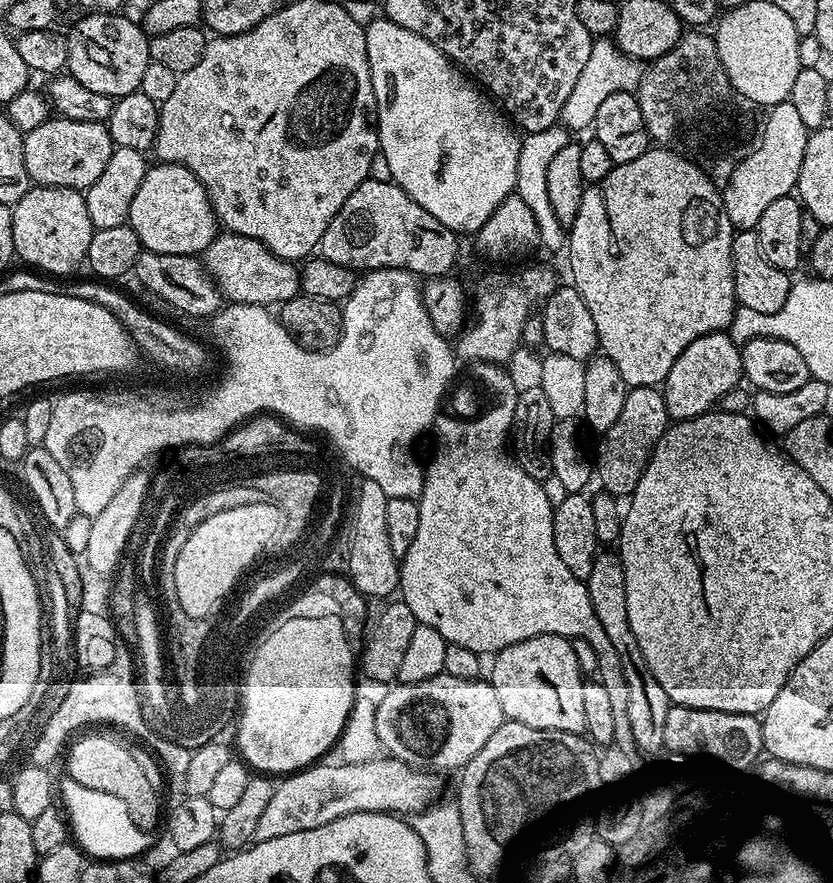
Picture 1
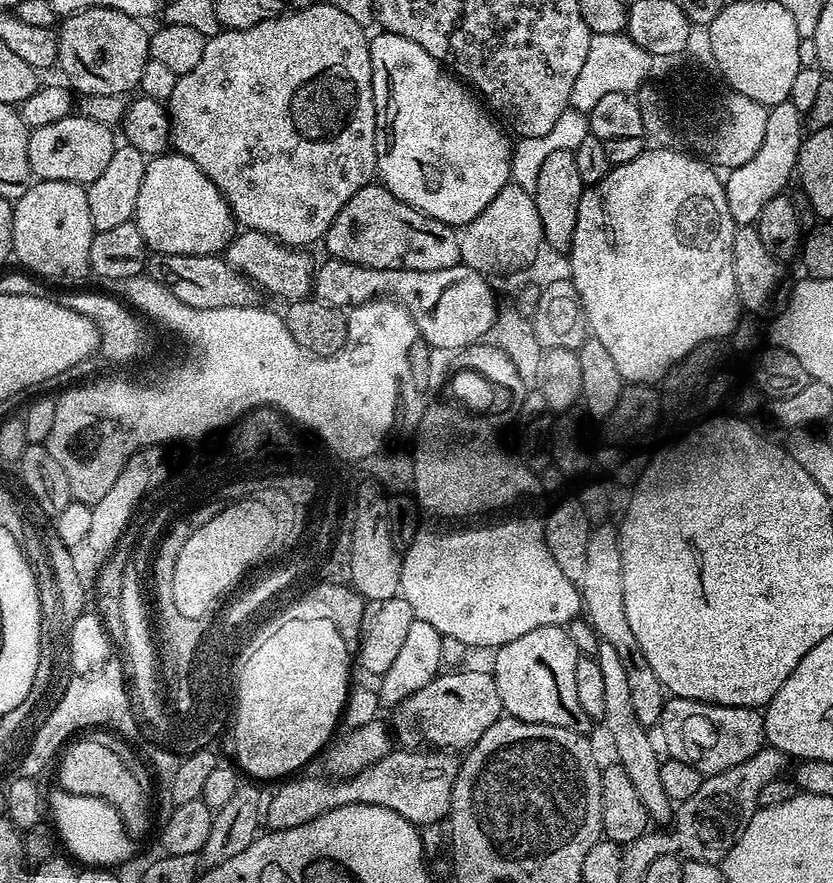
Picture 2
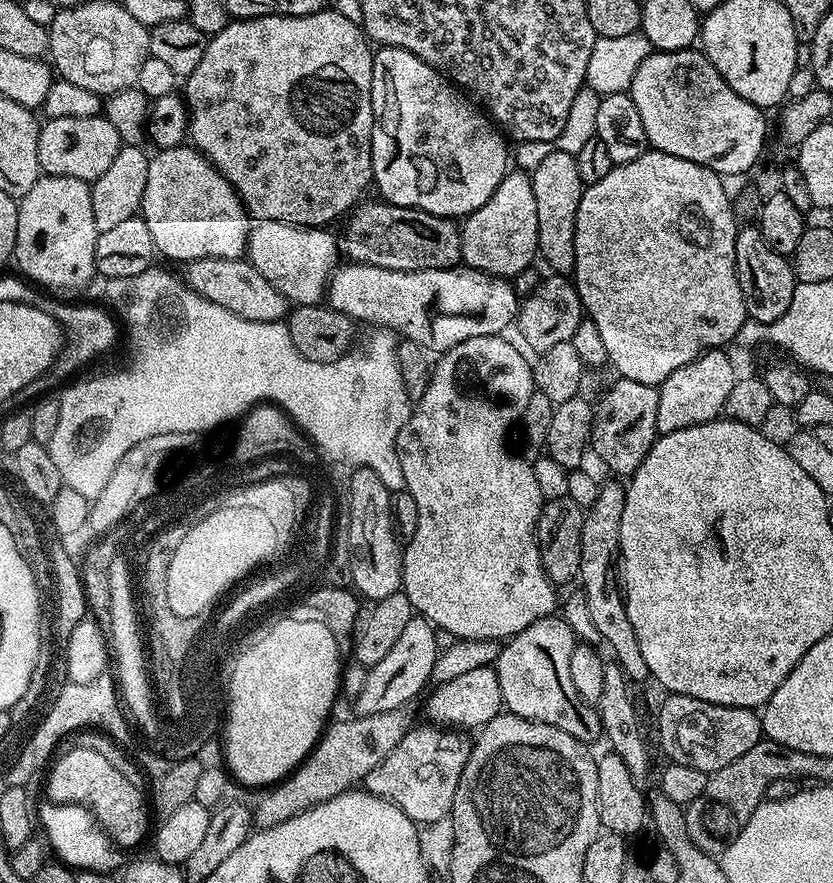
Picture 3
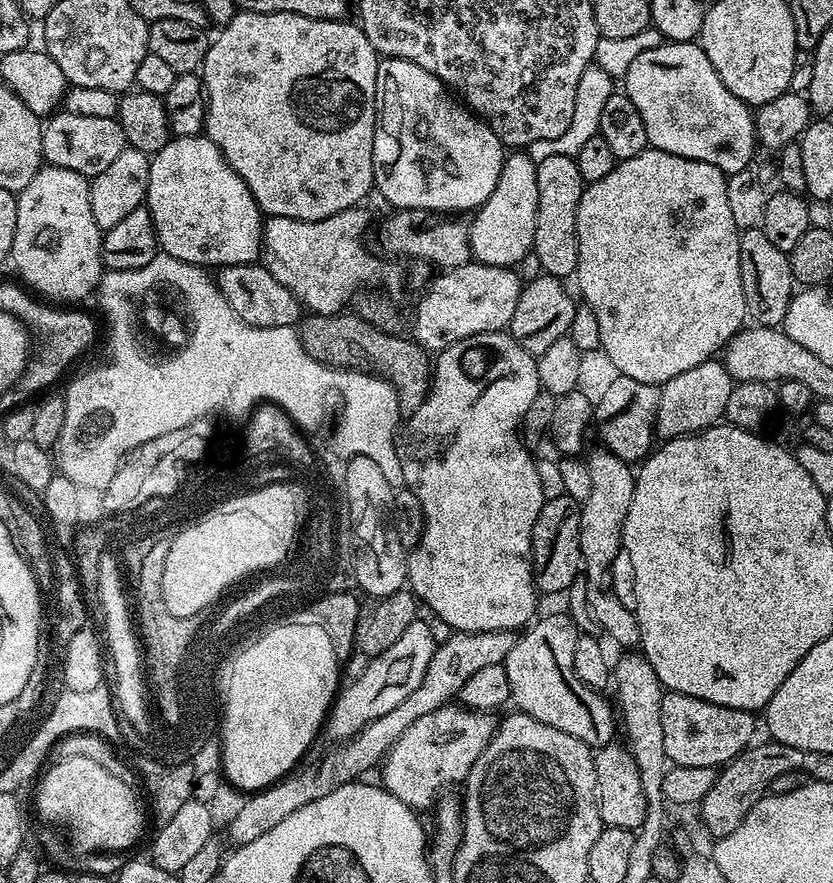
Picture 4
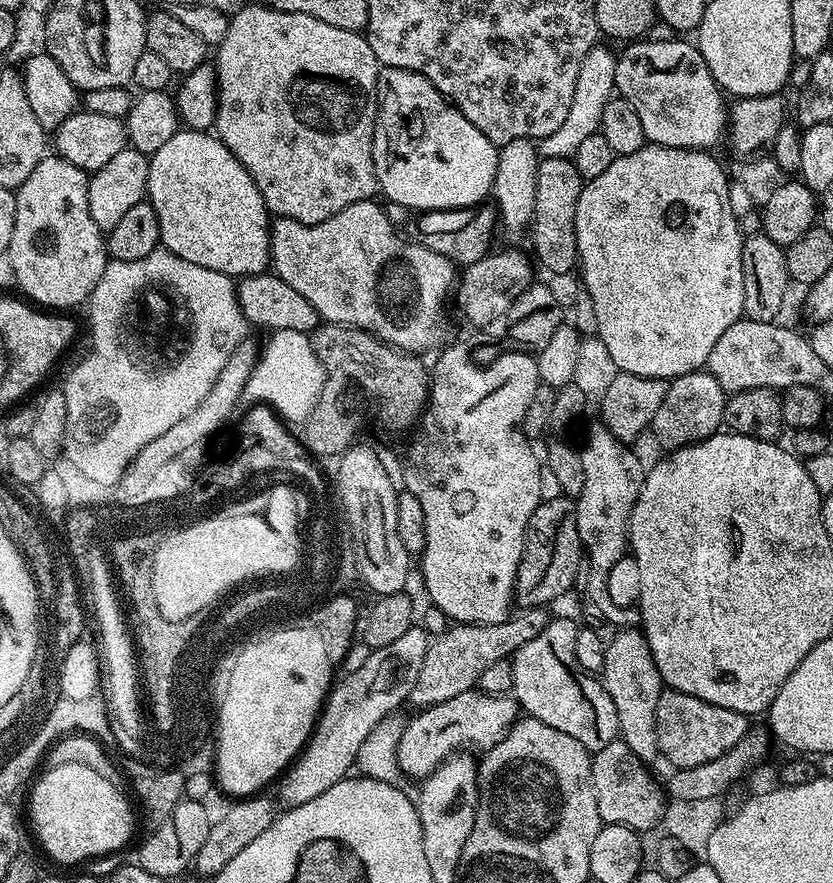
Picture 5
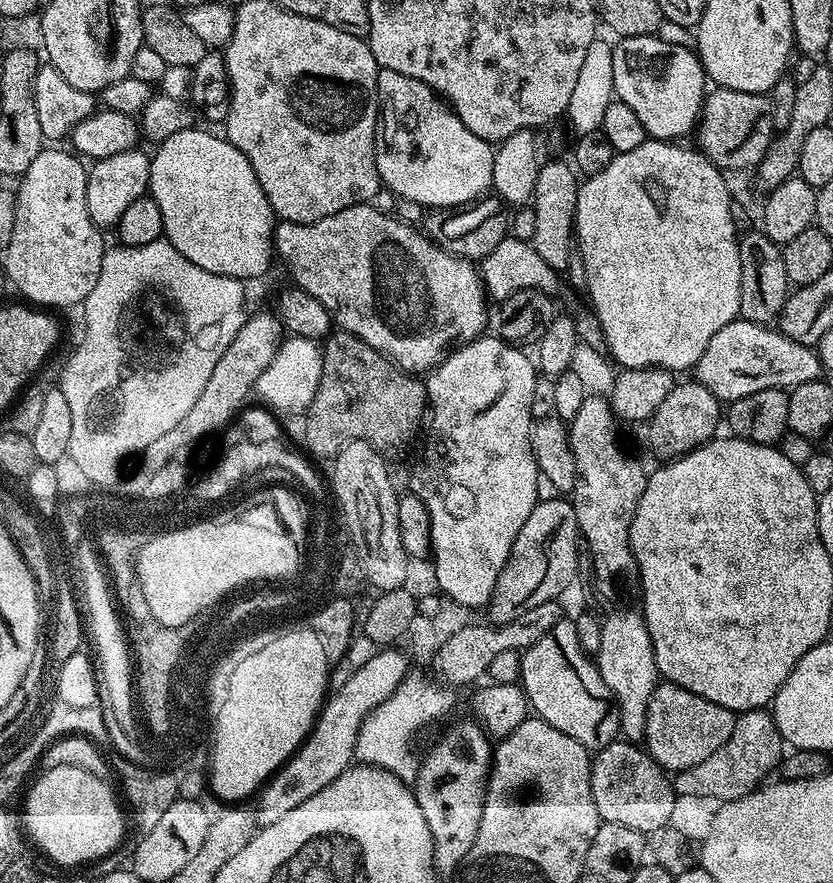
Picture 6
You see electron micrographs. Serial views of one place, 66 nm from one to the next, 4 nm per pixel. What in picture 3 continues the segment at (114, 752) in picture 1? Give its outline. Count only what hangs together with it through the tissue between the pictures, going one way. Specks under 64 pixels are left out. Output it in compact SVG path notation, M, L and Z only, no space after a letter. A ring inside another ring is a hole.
M73 746L69 752L62 752L55 757L54 763L46 772L47 799L57 804L80 804L88 808L121 849L127 850L126 848L142 843L148 832L148 812L150 813L150 804L142 789L134 786L134 782L129 782L117 767L108 759L102 758L102 754L98 754L98 750Z

